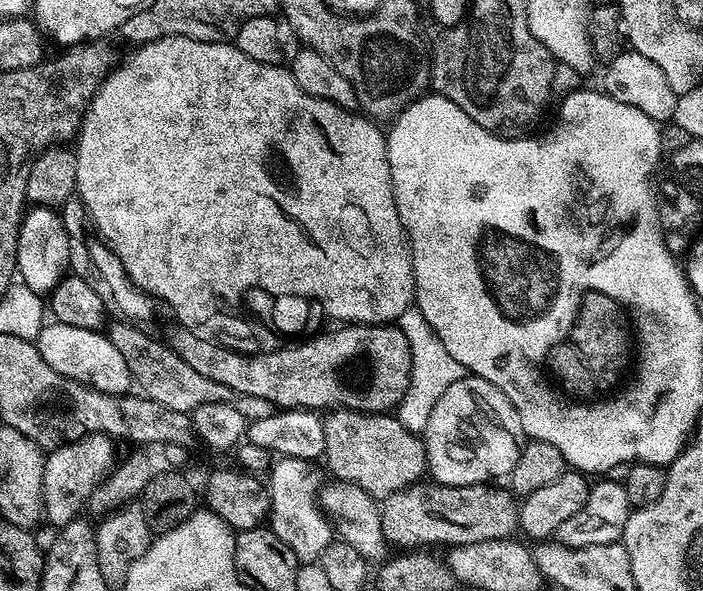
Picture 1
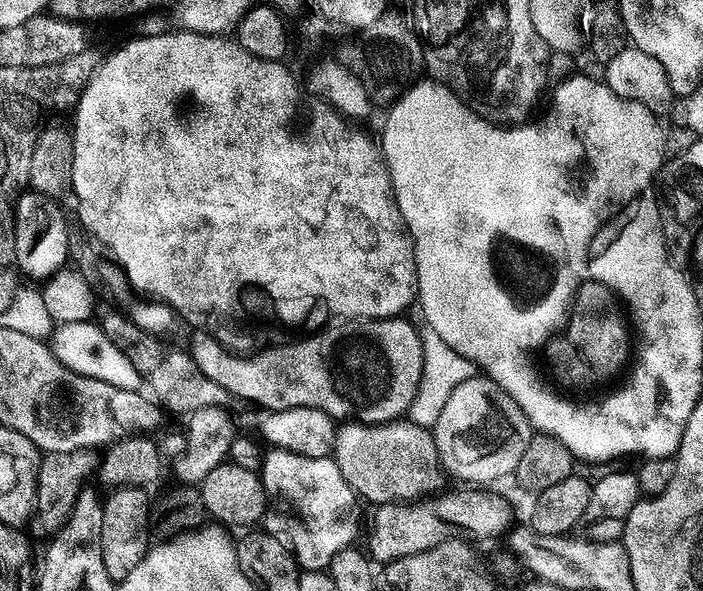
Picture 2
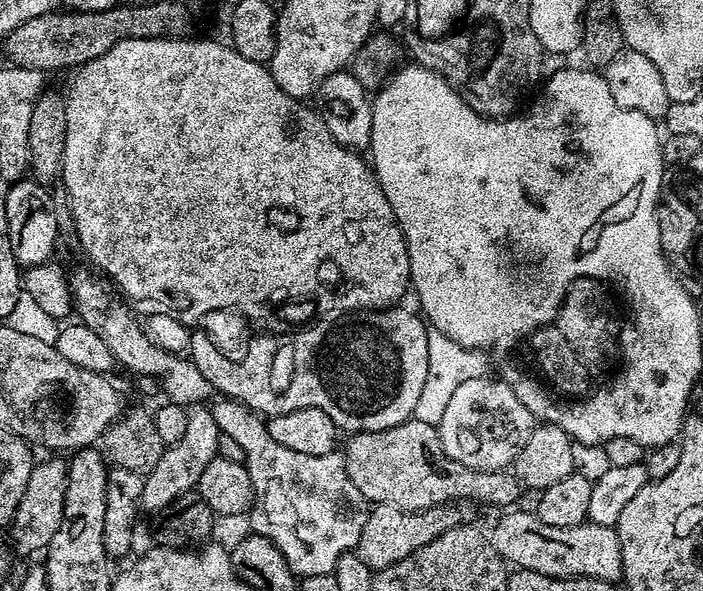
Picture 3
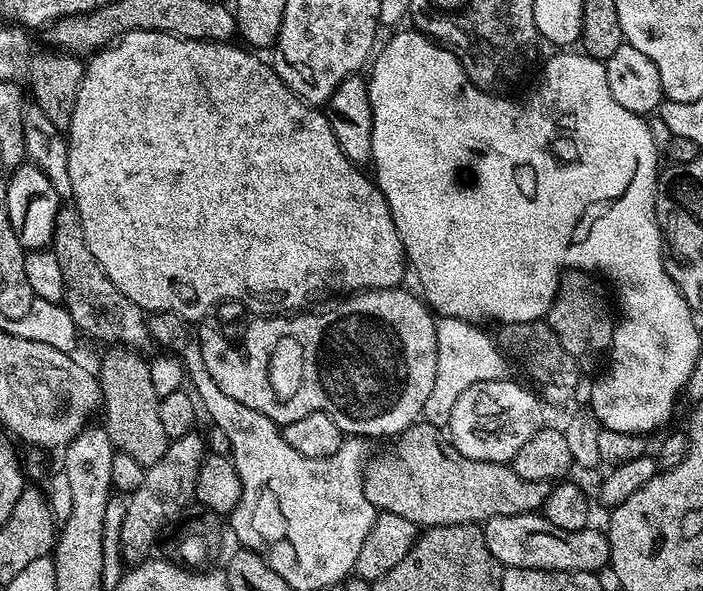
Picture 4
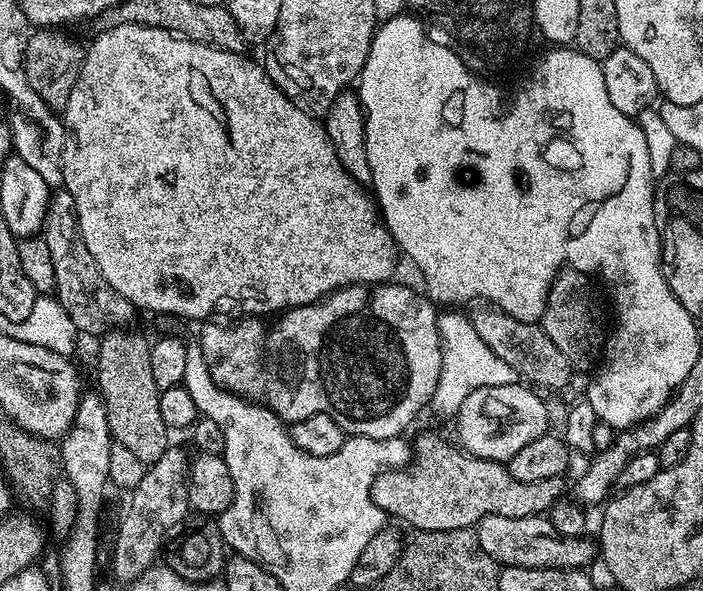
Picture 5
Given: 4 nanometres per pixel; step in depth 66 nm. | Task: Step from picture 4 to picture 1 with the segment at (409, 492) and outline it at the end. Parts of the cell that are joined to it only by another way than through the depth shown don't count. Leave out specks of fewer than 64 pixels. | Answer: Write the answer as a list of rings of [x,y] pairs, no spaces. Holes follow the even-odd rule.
[[[337,407],[323,417],[324,454],[335,479],[345,480],[366,494],[383,498],[425,475],[424,443],[417,433],[406,430],[392,414],[356,412],[353,408]]]

